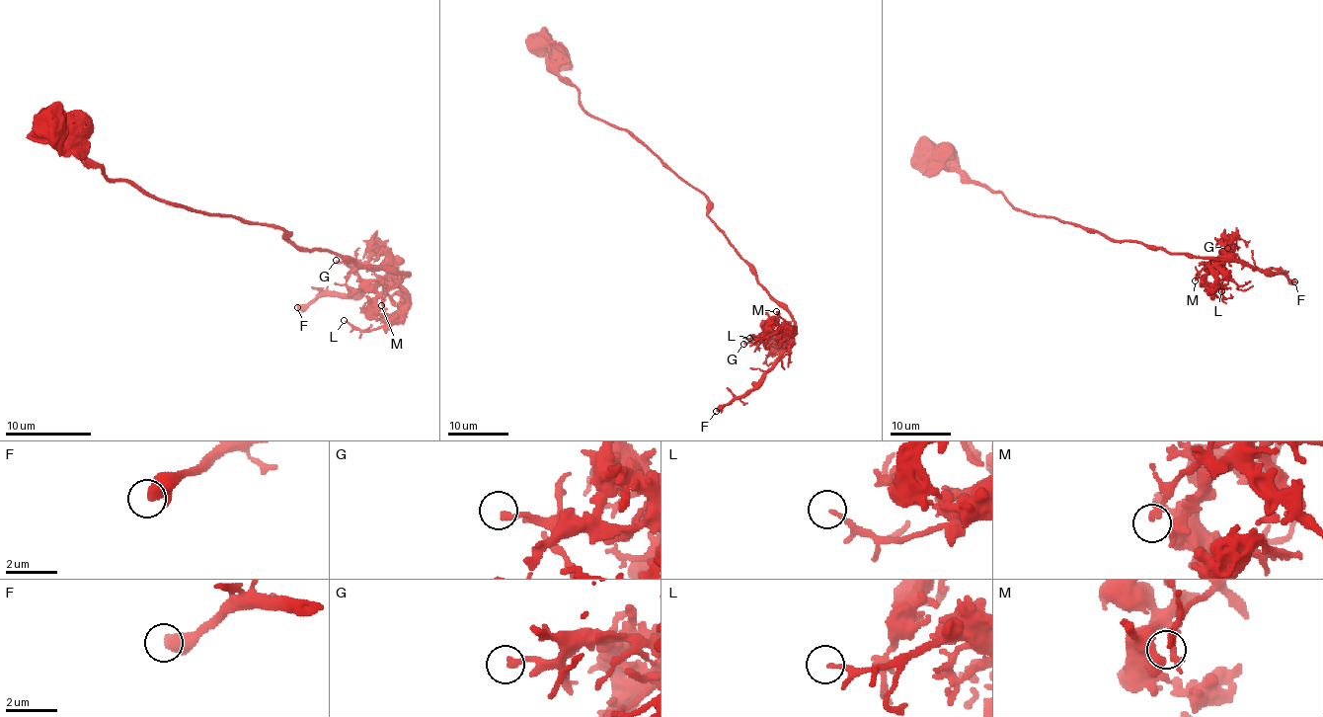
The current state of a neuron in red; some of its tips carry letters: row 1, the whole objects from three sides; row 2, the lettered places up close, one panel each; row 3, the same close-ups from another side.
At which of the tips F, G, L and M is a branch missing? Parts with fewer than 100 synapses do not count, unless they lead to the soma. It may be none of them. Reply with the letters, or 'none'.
F

